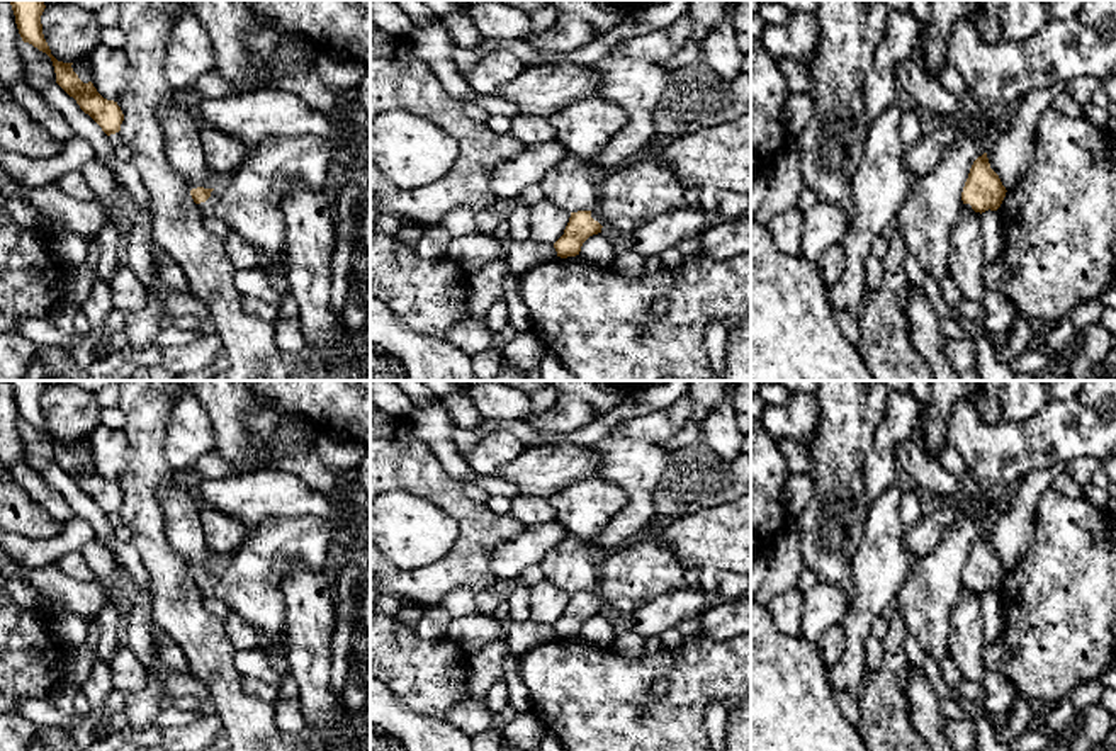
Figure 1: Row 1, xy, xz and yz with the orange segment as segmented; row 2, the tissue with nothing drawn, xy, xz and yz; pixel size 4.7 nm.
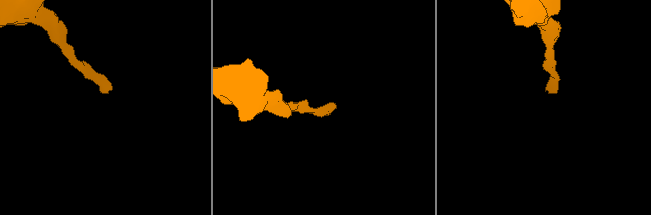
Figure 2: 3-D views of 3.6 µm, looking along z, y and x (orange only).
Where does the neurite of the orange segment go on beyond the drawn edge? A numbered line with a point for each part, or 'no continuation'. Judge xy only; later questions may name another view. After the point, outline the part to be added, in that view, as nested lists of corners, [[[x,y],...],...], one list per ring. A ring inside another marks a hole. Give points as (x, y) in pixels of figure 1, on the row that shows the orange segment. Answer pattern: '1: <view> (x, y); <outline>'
1: xy (248, 201); [[[323,136],[265,139],[251,146],[241,165],[197,206],[204,217],[221,219],[253,245],[265,268],[287,272],[282,197],[296,182],[324,190],[333,150],[333,143]]]

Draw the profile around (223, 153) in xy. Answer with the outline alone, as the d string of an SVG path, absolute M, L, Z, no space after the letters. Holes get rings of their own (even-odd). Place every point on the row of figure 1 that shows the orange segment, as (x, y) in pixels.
M200 122L199 138L207 168L224 178L234 172L248 153L248 146L206 122Z

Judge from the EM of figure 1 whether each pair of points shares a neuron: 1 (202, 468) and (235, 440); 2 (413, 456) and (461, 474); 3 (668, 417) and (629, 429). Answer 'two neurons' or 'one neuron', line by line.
1: two neurons
2: two neurons
3: one neuron

